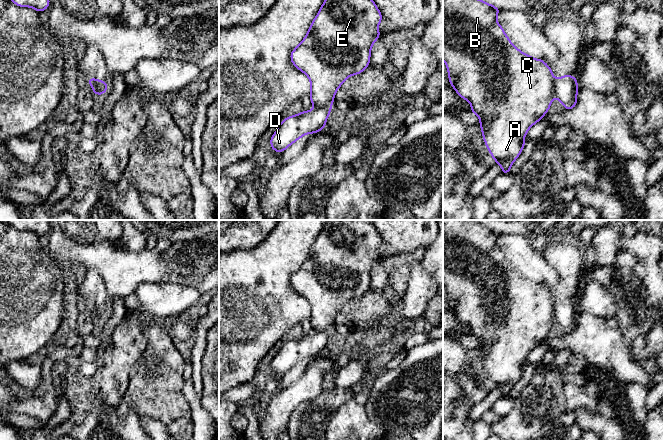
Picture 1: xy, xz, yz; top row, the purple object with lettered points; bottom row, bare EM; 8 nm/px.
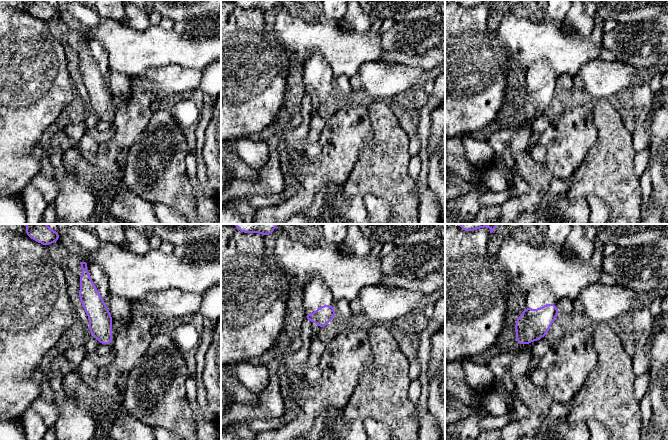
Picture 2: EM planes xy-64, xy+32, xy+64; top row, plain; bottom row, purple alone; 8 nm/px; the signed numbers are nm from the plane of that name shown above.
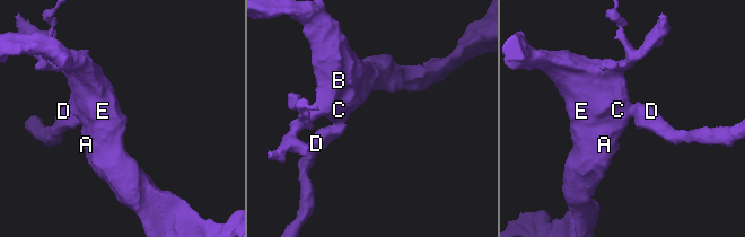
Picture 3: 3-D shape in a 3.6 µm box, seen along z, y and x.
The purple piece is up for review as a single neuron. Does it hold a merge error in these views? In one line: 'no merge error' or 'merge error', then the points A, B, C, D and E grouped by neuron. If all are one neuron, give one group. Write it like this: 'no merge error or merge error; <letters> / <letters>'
merge error; A B C E / D

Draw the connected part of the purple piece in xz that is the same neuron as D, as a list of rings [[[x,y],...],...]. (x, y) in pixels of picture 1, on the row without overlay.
[[[317,331],[285,342],[270,363],[271,372],[282,377],[305,358],[316,358],[325,353],[331,334],[331,331]]]

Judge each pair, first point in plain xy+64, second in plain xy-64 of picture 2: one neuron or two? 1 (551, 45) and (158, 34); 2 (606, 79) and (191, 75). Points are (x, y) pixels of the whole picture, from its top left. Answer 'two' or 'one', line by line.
1: one
2: one

